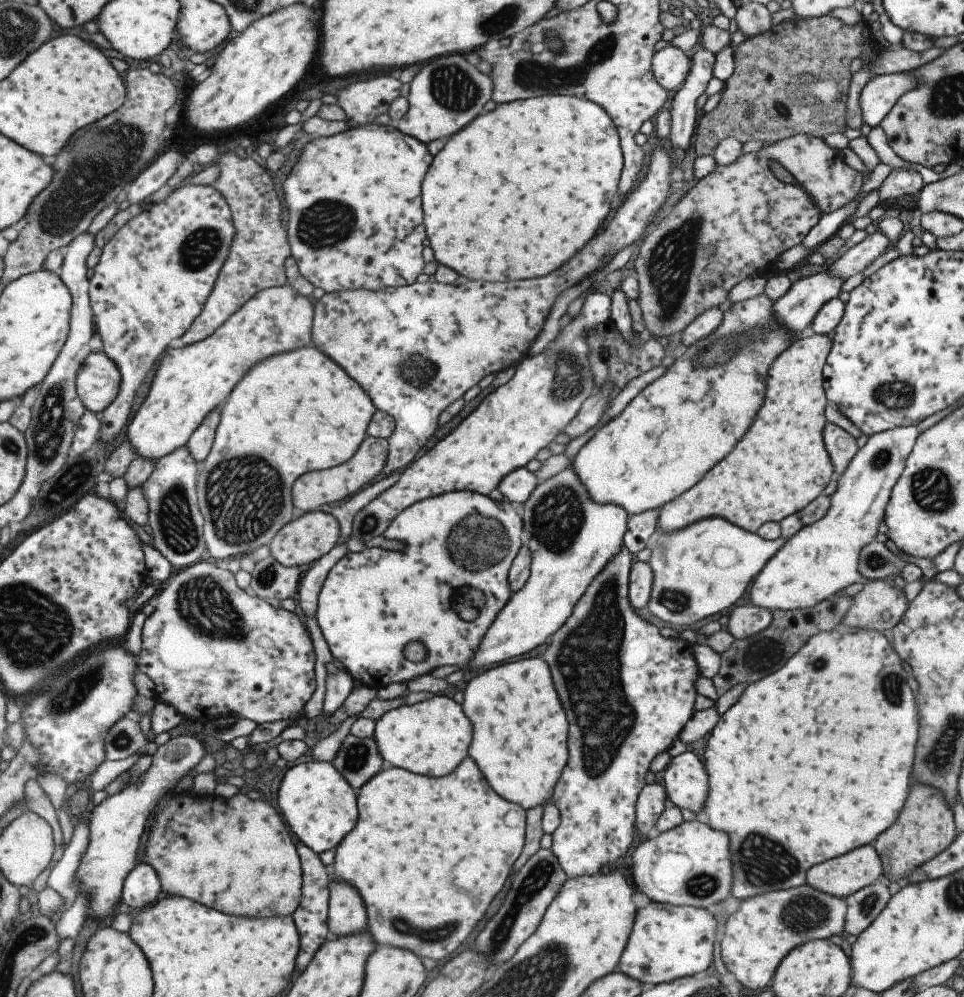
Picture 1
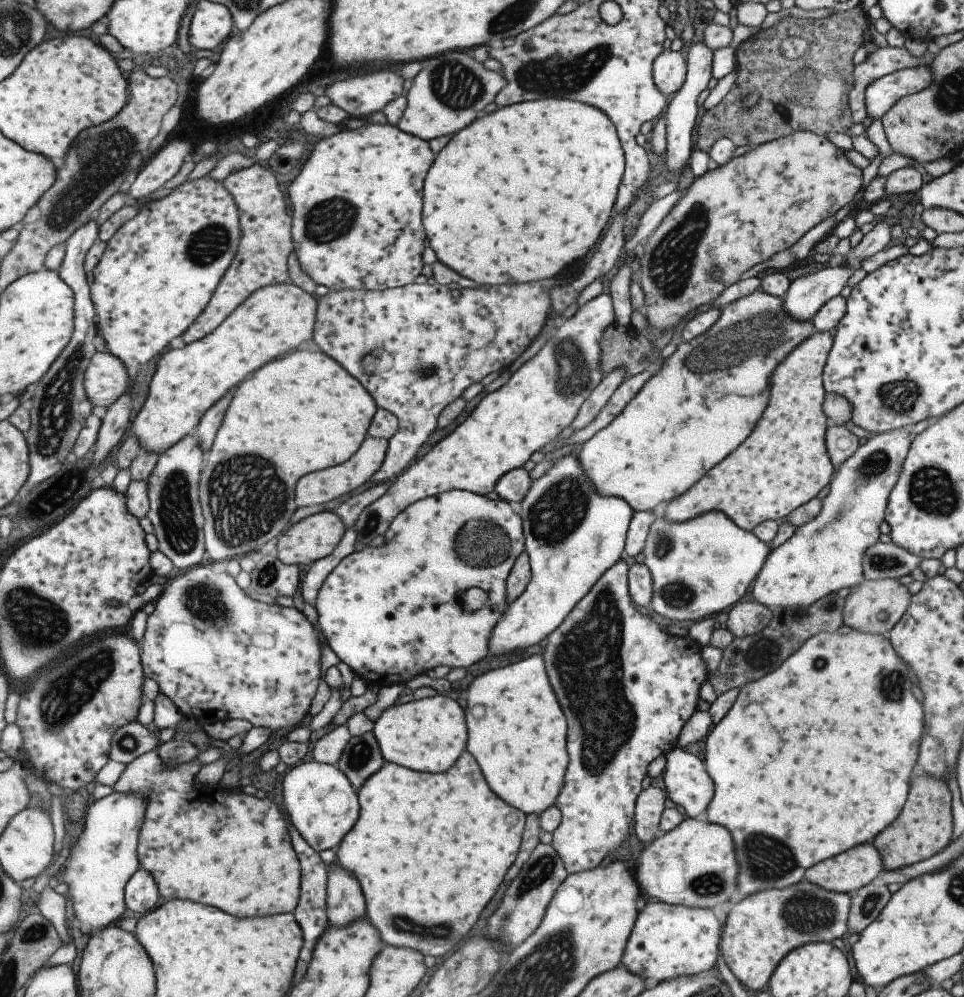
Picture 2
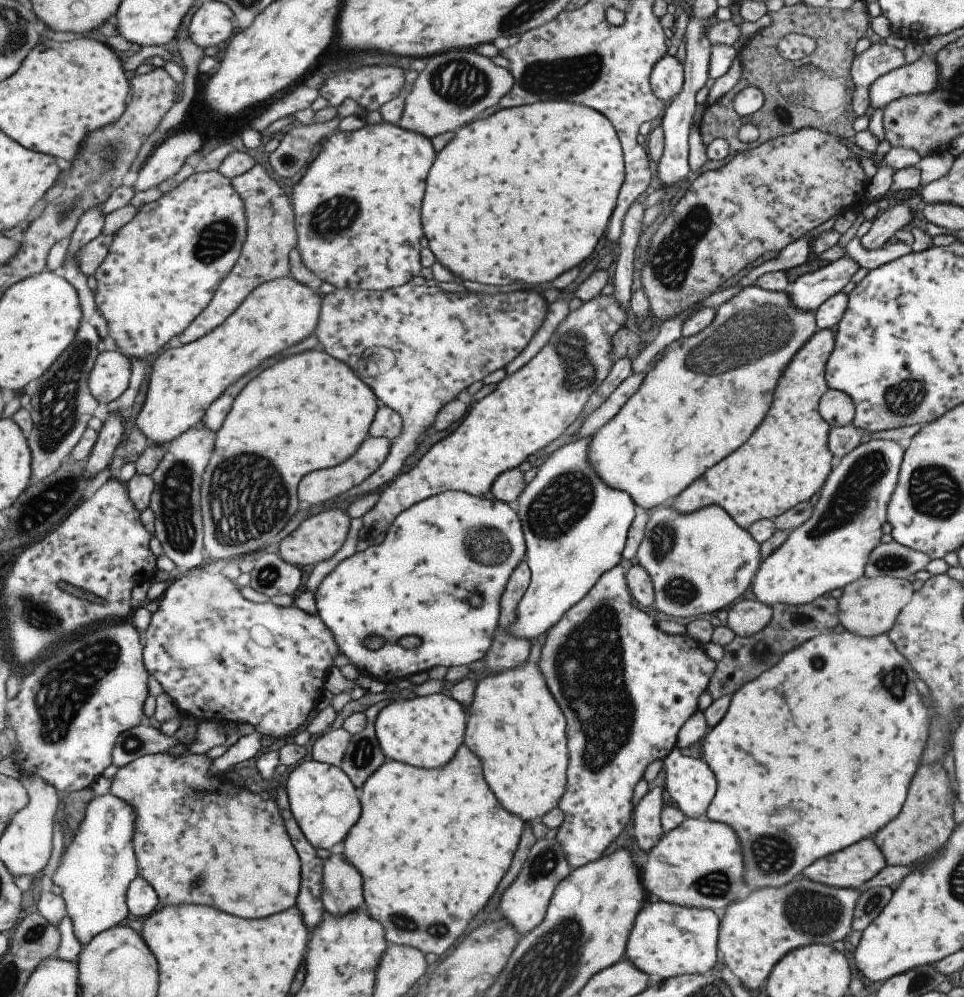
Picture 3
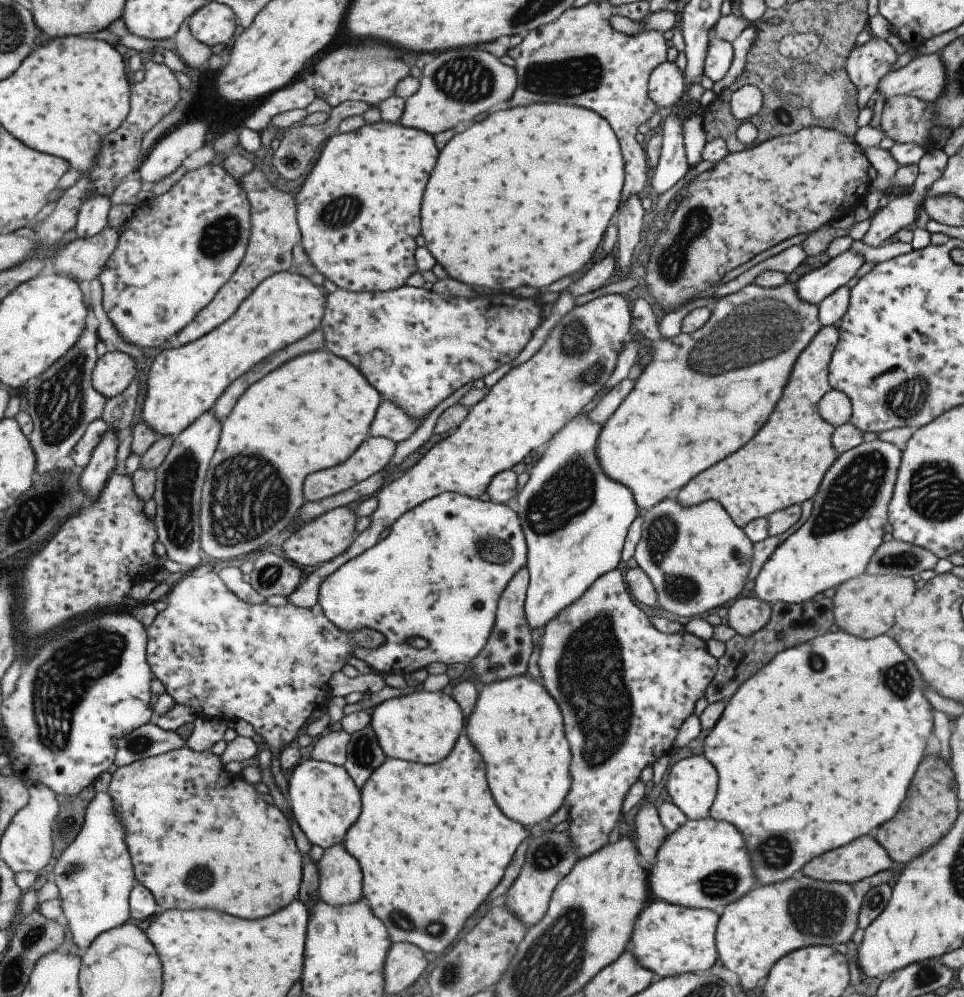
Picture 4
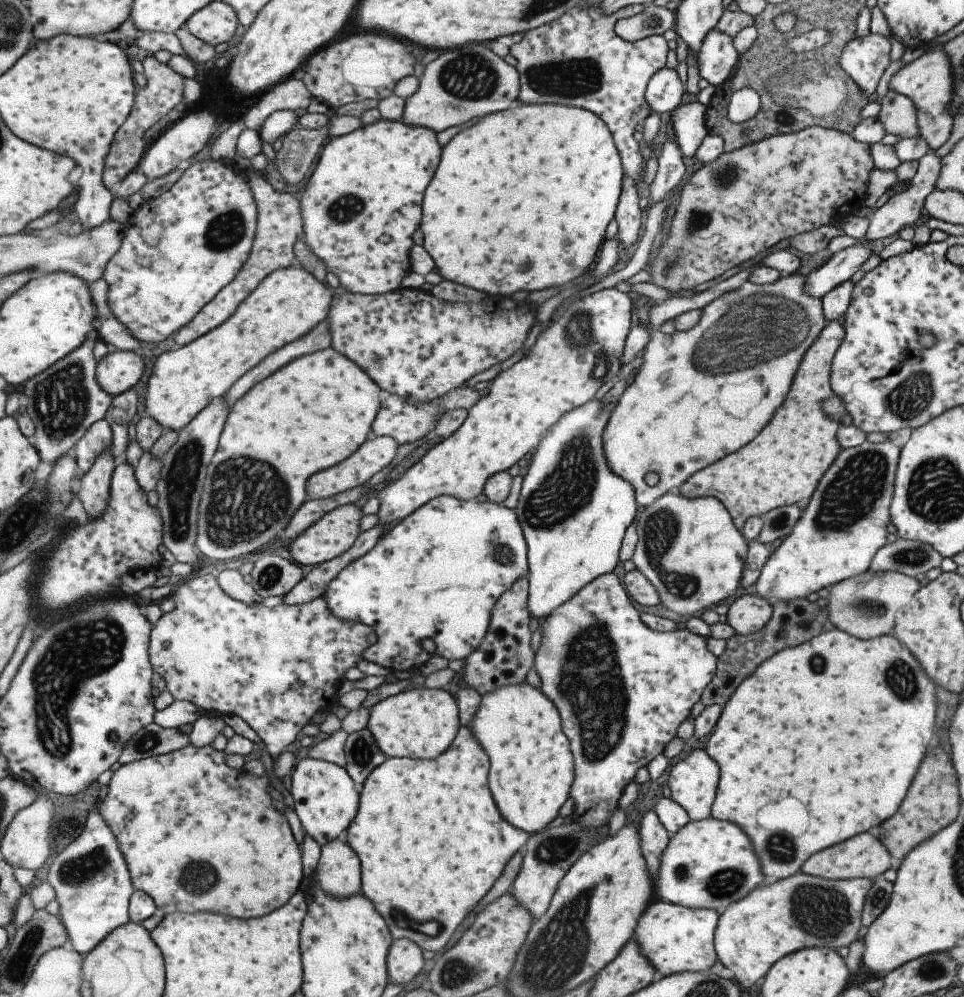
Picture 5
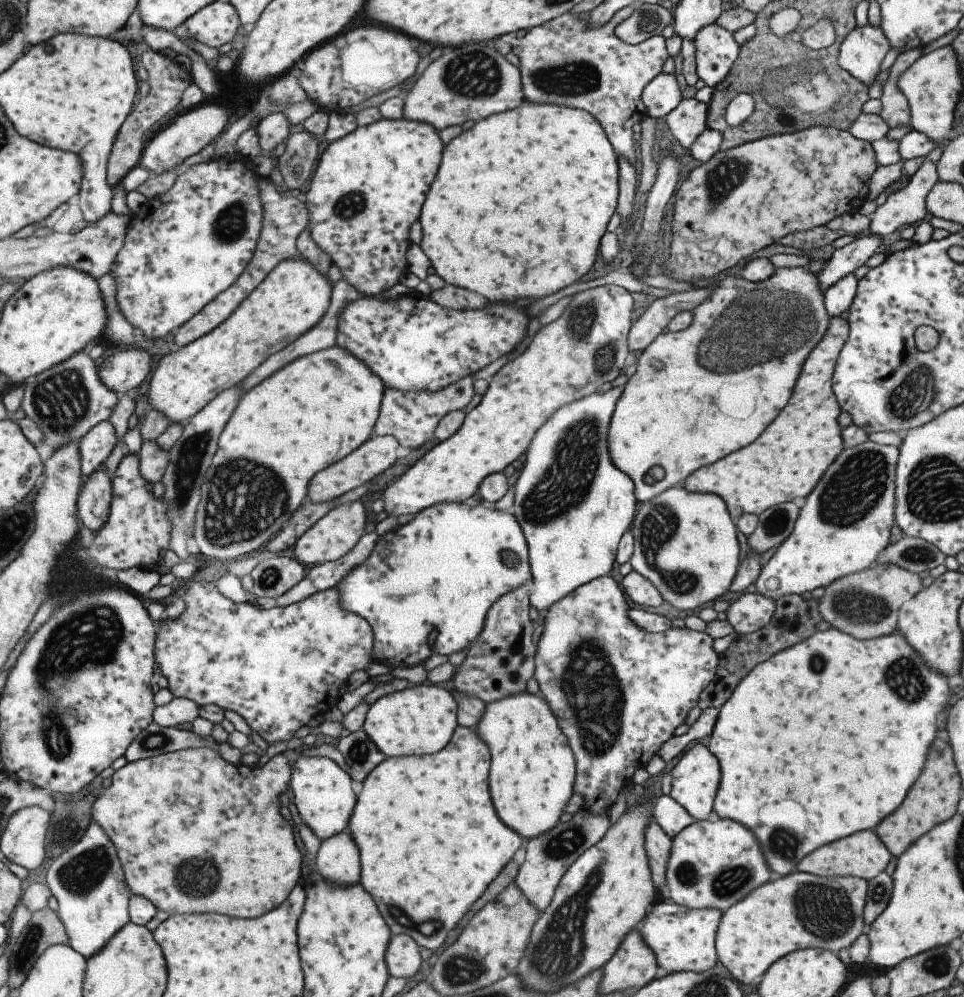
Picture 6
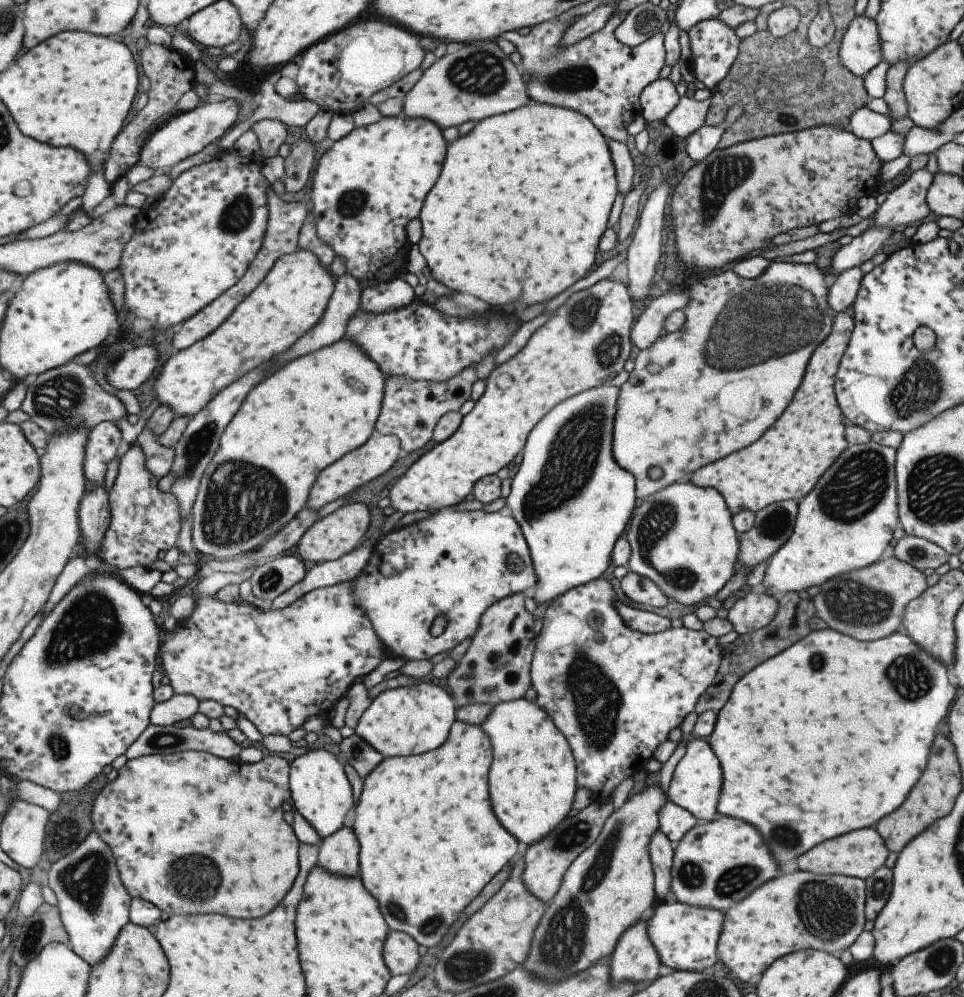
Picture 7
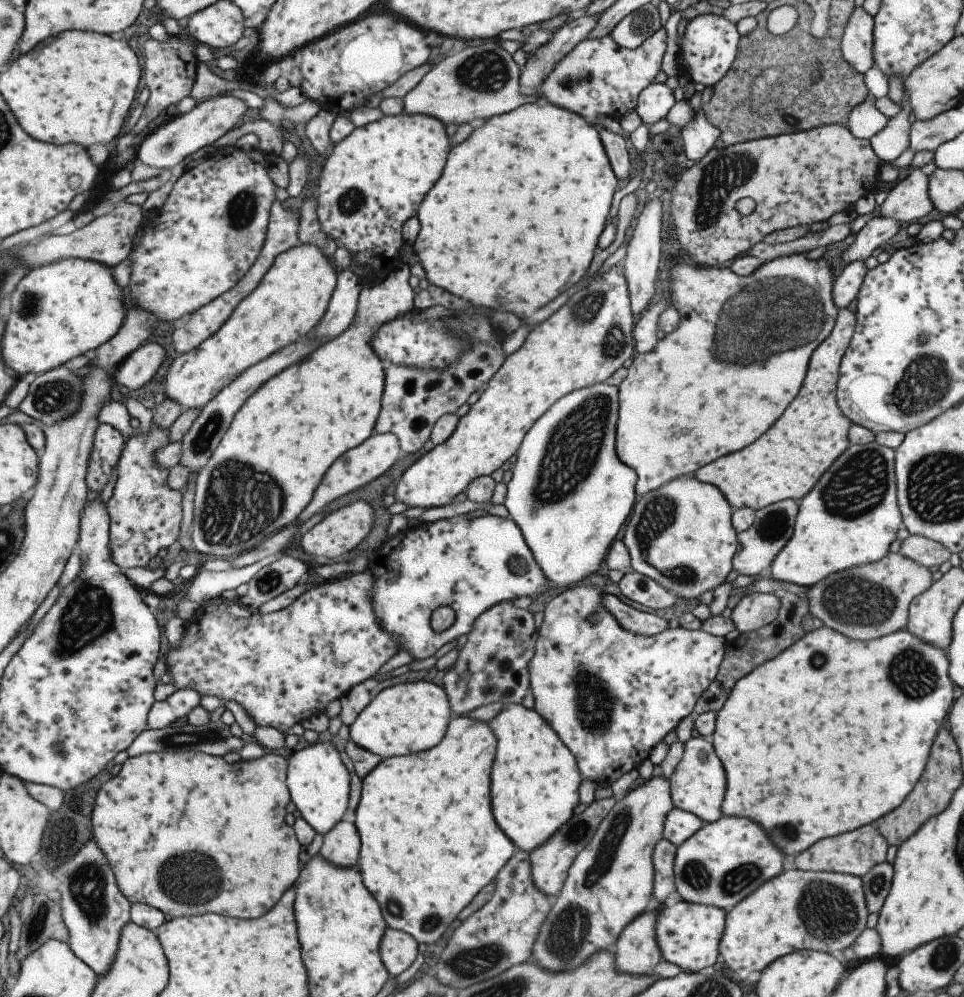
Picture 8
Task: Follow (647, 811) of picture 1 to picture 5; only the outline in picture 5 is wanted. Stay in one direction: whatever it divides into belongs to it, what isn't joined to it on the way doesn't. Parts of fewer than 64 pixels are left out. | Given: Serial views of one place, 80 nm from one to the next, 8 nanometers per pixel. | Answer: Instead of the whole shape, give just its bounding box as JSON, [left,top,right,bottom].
[638,812,670,879]

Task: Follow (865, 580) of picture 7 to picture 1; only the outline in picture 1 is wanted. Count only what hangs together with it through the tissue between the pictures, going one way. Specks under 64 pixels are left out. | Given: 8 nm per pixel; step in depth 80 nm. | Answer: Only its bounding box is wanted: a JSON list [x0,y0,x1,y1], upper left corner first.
[842,579,908,633]

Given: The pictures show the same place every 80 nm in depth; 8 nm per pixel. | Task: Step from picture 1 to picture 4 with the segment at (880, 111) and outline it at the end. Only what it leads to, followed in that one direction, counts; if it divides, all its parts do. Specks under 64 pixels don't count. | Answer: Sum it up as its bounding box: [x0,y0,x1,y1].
[876,52,945,103]

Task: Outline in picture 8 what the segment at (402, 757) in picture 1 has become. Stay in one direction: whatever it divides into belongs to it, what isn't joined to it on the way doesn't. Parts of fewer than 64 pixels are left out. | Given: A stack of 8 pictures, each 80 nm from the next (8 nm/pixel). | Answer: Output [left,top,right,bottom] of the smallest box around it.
[347,680,453,759]

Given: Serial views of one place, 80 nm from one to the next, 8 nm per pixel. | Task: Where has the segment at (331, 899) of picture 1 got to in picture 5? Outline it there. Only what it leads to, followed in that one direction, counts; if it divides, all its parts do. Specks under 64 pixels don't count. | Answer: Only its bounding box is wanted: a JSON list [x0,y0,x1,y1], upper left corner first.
[315,837,360,897]

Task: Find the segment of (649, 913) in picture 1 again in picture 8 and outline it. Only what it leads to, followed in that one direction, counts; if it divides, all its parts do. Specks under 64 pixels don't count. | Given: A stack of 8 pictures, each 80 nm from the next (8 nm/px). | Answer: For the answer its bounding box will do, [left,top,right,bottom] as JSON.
[655,900,724,973]

